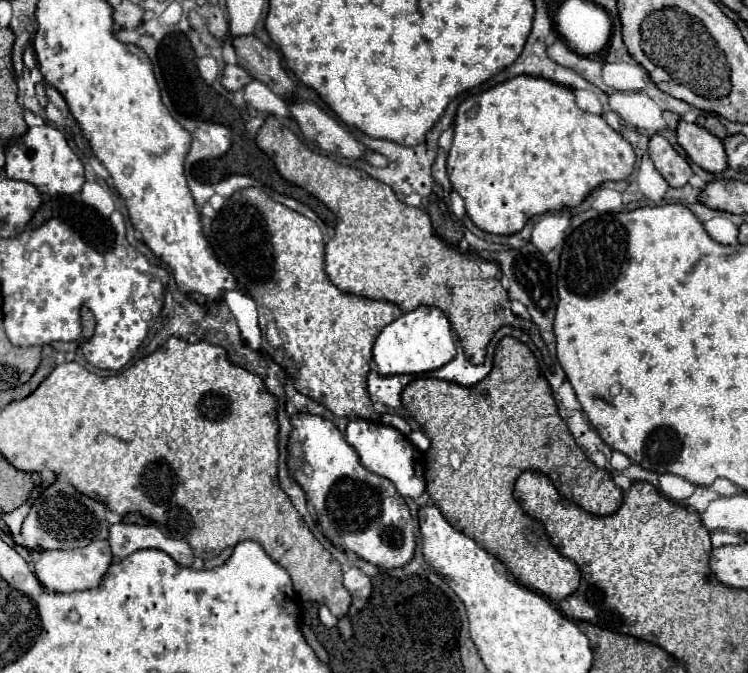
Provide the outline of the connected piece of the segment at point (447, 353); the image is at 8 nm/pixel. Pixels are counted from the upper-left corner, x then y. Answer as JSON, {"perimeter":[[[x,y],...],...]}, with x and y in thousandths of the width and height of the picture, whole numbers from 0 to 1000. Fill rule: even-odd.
{"perimeter":[[[560,455],[541,464],[504,499],[499,514],[499,535],[504,541],[507,559],[536,559],[536,556],[563,556],[590,547],[608,532],[608,508],[603,499],[603,484],[595,467],[579,455]]]}

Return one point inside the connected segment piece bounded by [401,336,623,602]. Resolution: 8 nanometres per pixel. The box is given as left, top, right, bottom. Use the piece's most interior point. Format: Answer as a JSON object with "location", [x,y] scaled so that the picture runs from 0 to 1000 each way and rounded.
{"location":[644,649]}

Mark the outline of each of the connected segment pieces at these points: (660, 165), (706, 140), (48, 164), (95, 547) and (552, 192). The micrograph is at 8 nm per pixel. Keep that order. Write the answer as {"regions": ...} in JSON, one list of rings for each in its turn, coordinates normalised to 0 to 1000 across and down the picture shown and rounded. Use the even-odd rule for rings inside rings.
{"regions":[[[[876,199],[868,208],[868,232],[870,232],[878,256],[900,279],[916,276],[921,270],[921,264],[926,262],[921,241],[902,226],[902,220],[892,211],[892,205],[886,205],[881,199]]],[[[908,181],[905,187],[905,211],[918,226],[924,241],[937,247],[951,259],[964,259],[972,253],[972,229],[967,211],[932,184]]],[[[66,184],[39,190],[28,202],[28,208],[9,223],[4,256],[15,267],[28,267],[28,270],[44,273],[55,288],[63,288],[63,291],[103,288],[103,285],[108,285],[108,276],[114,270],[108,238],[92,220],[84,196],[79,196],[76,190],[71,190]]],[[[127,802],[114,814],[103,817],[60,817],[52,832],[47,832],[47,856],[66,880],[103,880],[119,877],[135,868],[151,826],[143,802]]],[[[689,113],[680,116],[643,140],[632,140],[627,146],[622,146],[608,169],[608,205],[606,205],[606,217],[598,229],[598,259],[600,267],[606,273],[606,282],[619,294],[622,300],[622,312],[624,321],[632,327],[632,333],[654,348],[670,348],[670,351],[680,351],[680,348],[691,348],[713,321],[729,318],[734,312],[750,312],[750,309],[766,309],[774,306],[782,291],[798,279],[801,273],[811,270],[811,267],[836,267],[849,250],[849,226],[844,220],[844,214],[820,190],[811,187],[811,181],[806,178],[806,172],[795,172],[795,169],[785,169],[779,163],[771,160],[769,155],[769,140],[763,131],[753,128],[753,125],[742,125],[737,119],[726,119],[718,113]]]]}

